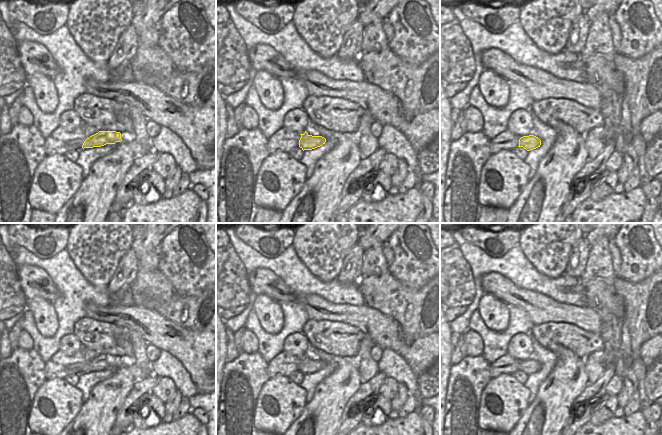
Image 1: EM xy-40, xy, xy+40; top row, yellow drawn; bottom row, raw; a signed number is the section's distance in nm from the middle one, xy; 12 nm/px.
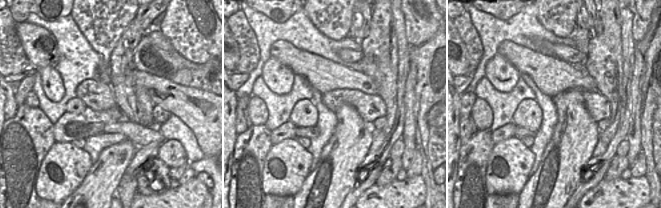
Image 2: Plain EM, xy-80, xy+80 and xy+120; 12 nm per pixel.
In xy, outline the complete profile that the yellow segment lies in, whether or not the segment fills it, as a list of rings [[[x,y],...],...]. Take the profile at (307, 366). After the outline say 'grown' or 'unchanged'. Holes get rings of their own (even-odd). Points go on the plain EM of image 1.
[[[306,355],[304,358],[300,358],[299,371],[304,374],[312,374],[325,368],[326,363],[322,360],[312,360]]]; unchanged

